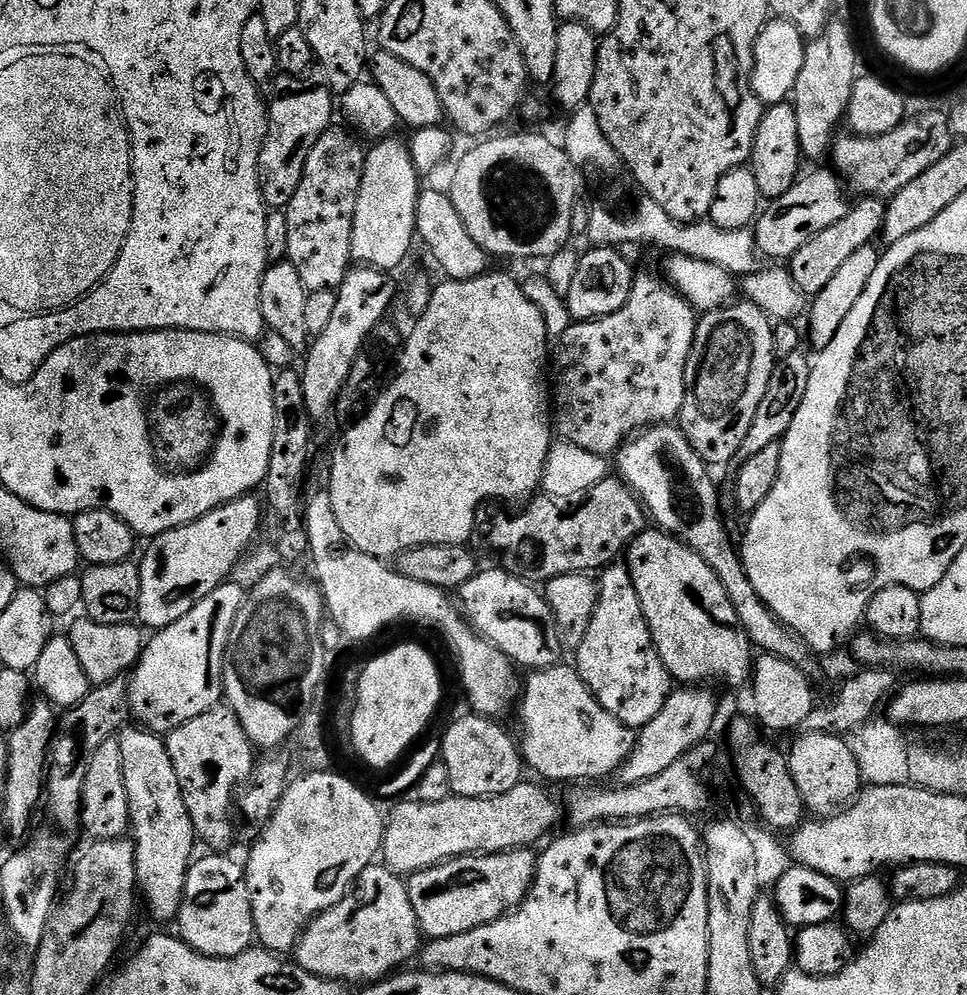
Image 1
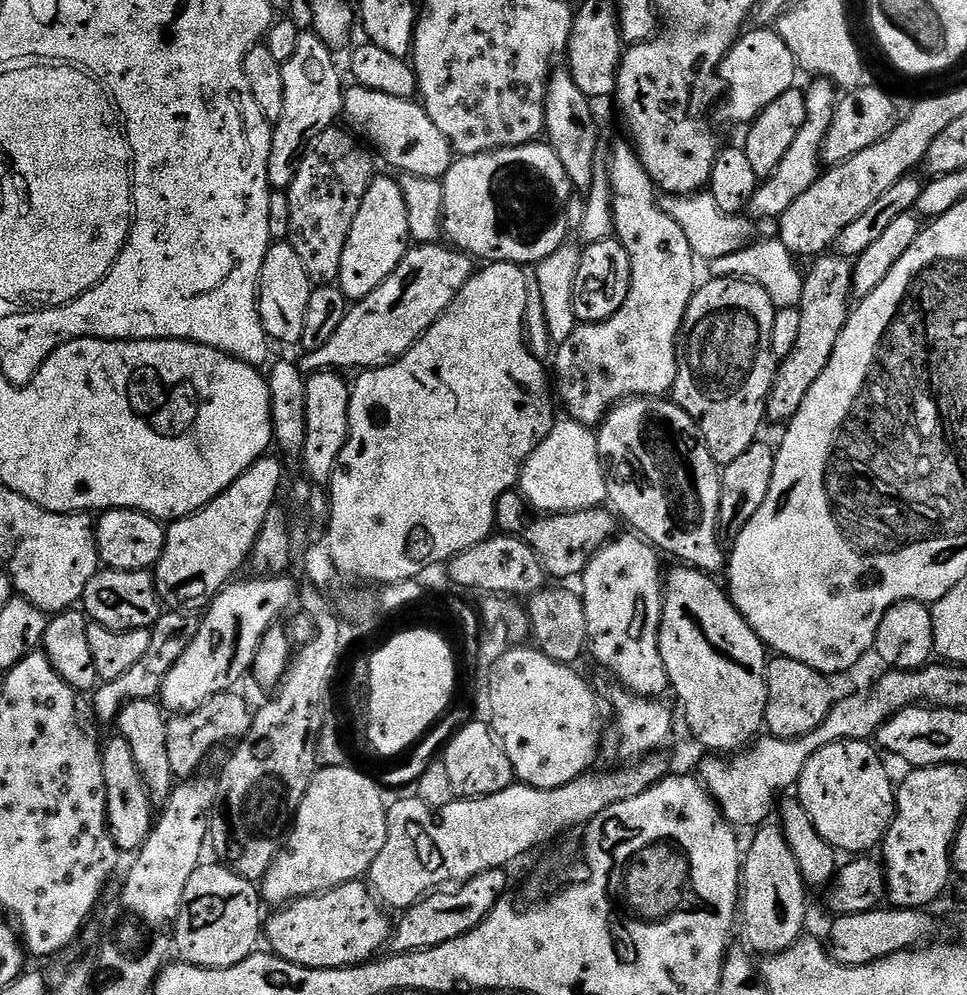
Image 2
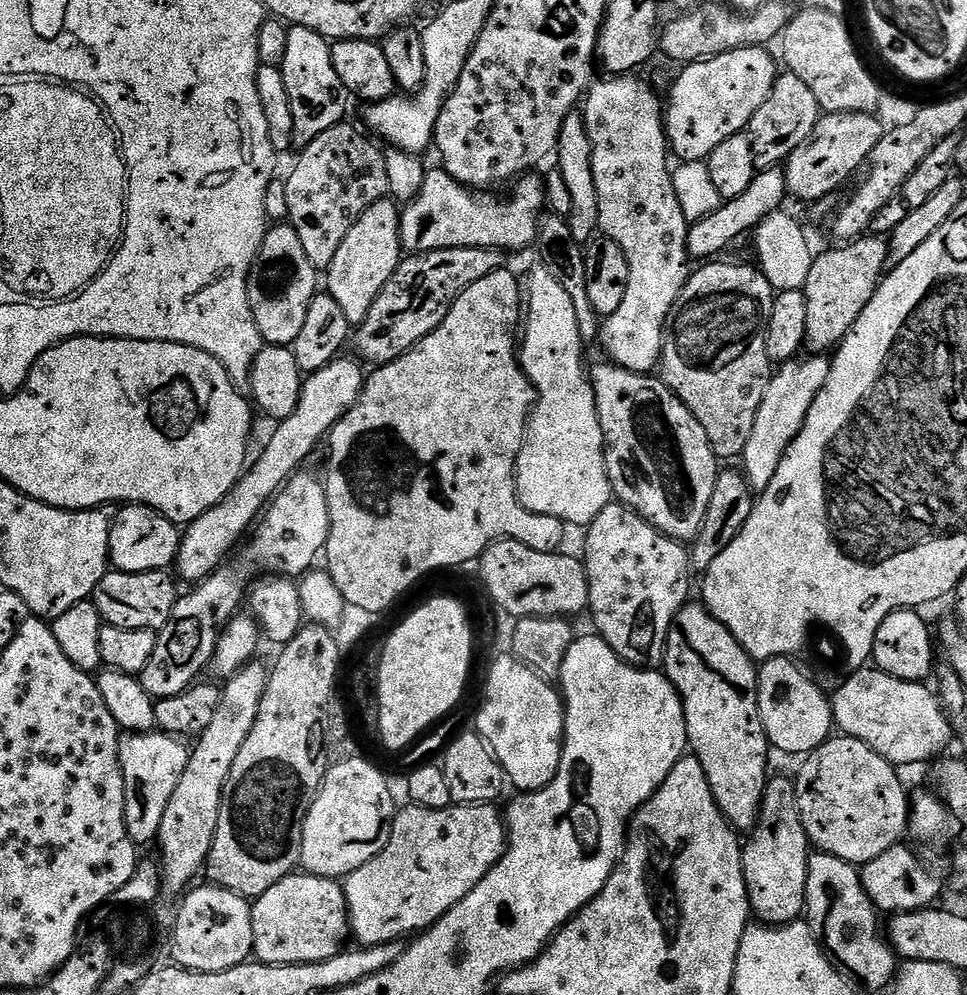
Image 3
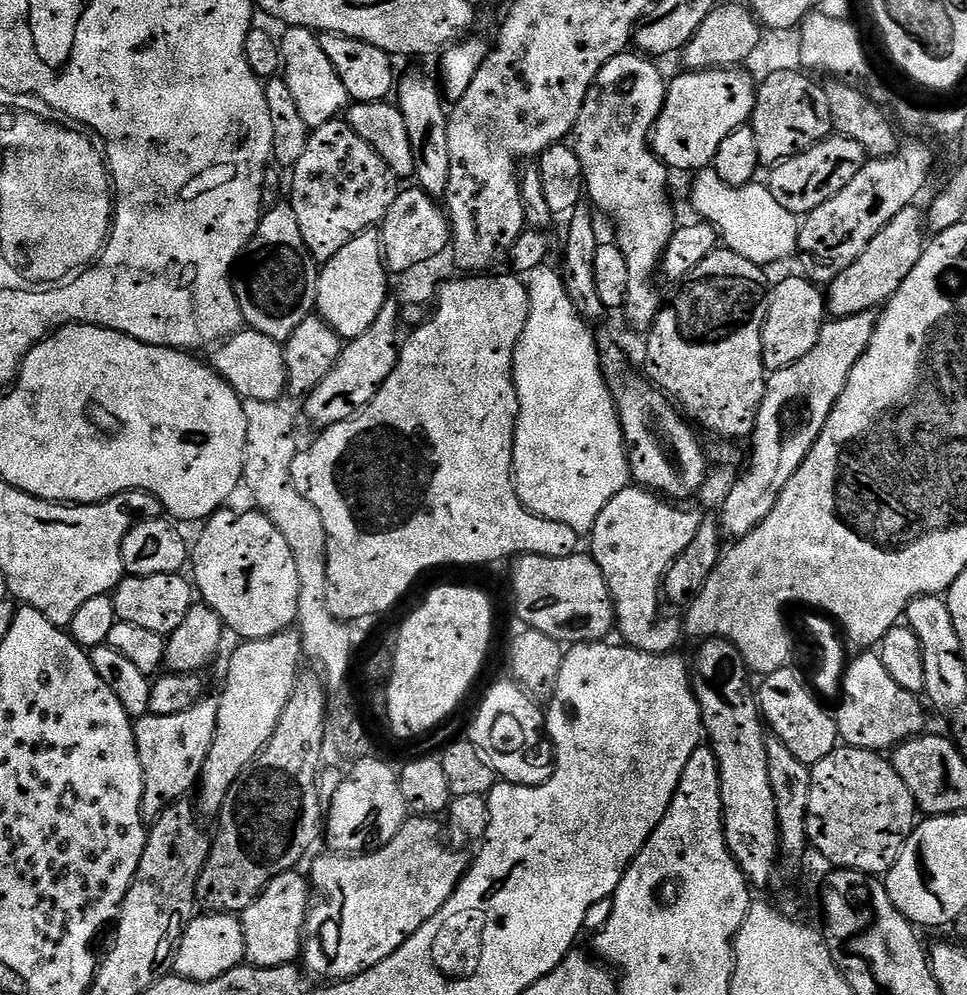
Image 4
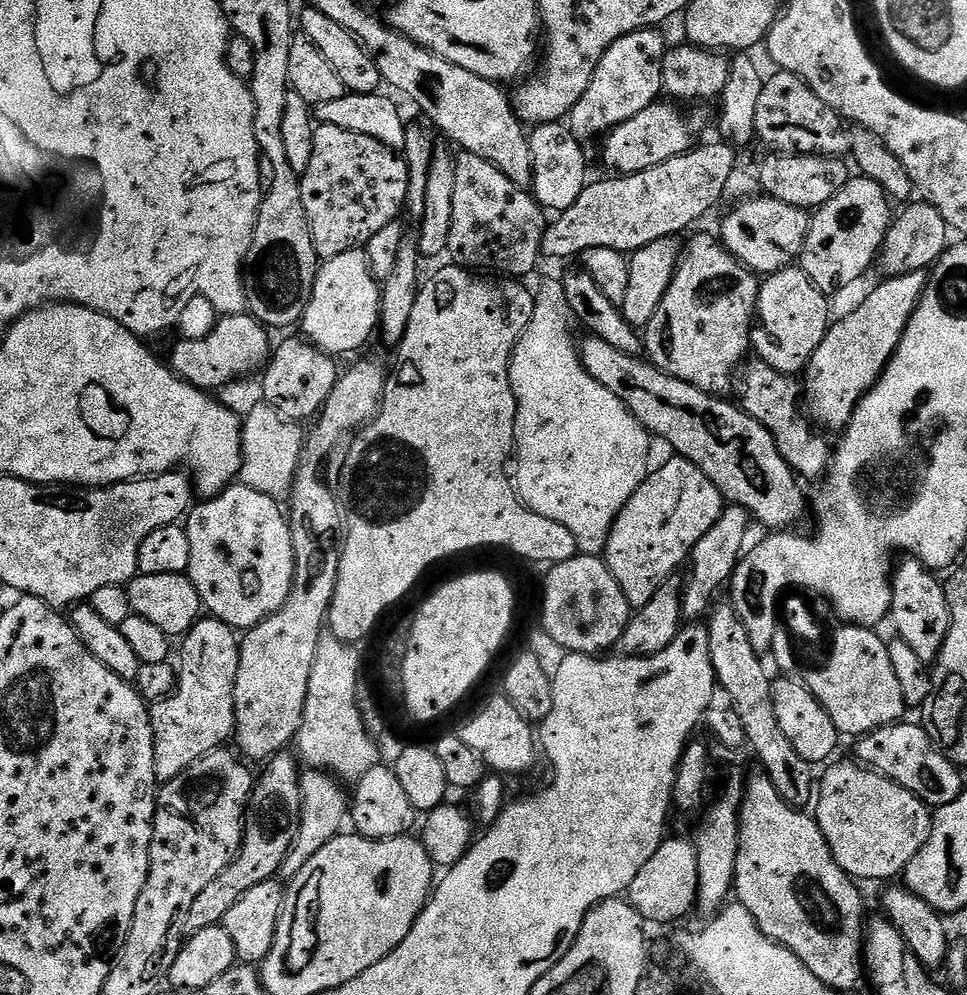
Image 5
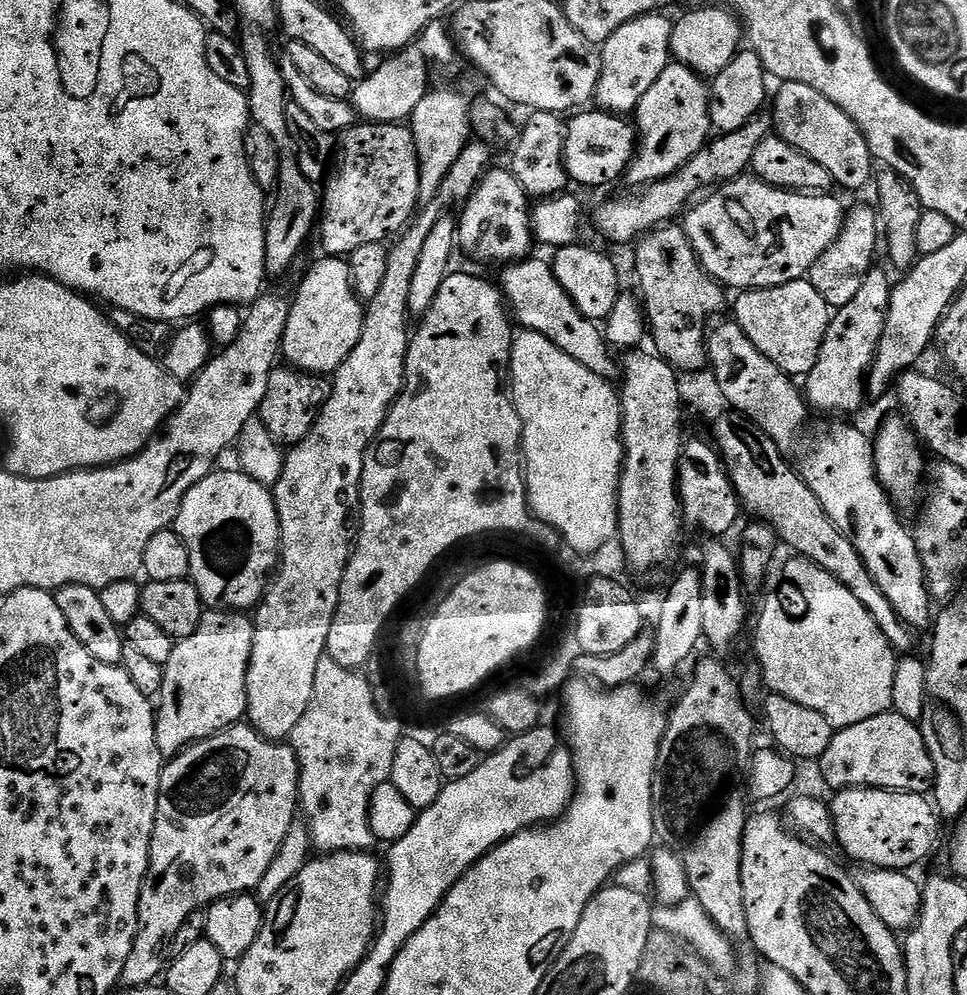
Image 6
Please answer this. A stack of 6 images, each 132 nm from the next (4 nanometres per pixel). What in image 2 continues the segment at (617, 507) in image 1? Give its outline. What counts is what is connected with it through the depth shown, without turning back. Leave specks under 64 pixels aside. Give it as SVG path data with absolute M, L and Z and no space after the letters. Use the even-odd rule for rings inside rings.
M519 491L504 492L496 503L496 528L501 533L522 537L534 551L538 562L553 581L568 582L571 576L579 577L588 559L617 535L618 520L607 507L587 508L577 512L540 514L537 520L528 520L529 505Z

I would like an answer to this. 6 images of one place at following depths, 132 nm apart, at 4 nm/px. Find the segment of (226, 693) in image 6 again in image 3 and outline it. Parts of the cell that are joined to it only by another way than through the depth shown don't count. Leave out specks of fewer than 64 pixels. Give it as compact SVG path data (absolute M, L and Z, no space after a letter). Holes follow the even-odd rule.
M153 730L150 732L124 732L118 742L118 762L122 770L124 783L124 797L126 798L126 830L128 837L138 846L144 846L157 839L162 826L162 814L166 814L166 806L170 806L170 797L173 796L182 774L186 774L189 745L183 739L169 736L166 732Z

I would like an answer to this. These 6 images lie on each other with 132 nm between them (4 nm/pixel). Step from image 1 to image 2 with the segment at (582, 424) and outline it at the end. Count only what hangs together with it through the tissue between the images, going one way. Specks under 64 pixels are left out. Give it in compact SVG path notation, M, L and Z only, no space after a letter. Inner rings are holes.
M631 143L616 144L608 152L608 170L606 169L606 177L608 186L611 189L612 196L612 214L613 226L615 228L615 239L619 240L621 246L626 250L626 254L630 258L630 294L626 294L626 302L622 302L622 306L610 318L606 318L597 324L581 324L577 323L574 334L570 334L570 338L566 338L566 342L562 342L555 349L554 361L556 360L556 376L554 372L554 392L564 403L567 419L576 420L580 424L589 426L599 425L600 421L608 415L609 408L633 398L664 398L669 395L676 381L676 350L680 338L680 327L682 326L682 318L686 314L686 306L690 306L692 296L698 287L698 279L696 280L696 264L697 257L692 255L692 247L690 242L686 242L686 230L682 230L682 226L678 226L678 222L674 222L674 218L670 213L665 212L661 201L656 201L658 197L658 189L656 183L650 178L650 174L646 174L646 170L642 166L635 149Z

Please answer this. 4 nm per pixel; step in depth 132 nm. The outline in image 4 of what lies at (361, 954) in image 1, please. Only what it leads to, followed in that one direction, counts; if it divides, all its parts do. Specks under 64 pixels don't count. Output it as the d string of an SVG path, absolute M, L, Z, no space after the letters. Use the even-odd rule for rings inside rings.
M300 870L283 872L278 874L278 878L274 878L260 891L260 895L250 902L250 906L246 906L244 912L239 913L238 919L244 935L244 959L251 967L277 968L283 964L293 963L301 955L304 922L308 919L310 911L308 892L310 896L310 880L305 873L303 876Z

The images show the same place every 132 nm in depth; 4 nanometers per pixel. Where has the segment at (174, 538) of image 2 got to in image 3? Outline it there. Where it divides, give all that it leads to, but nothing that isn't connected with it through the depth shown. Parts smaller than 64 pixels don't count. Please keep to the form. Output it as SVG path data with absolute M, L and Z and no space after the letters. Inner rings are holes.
M344 359L333 360L331 364L311 373L303 381L300 401L294 414L290 414L290 418L279 421L273 427L276 429L273 430L268 445L261 450L260 457L256 461L253 459L247 465L240 481L232 487L231 494L183 529L174 565L175 571L180 571L181 581L204 580L229 559L228 551L245 539L246 533L257 523L258 517L265 511L272 497L288 483L292 473L303 465L300 463L319 444L321 447L322 441L334 425L356 405L364 388L366 372L363 372L354 361Z

